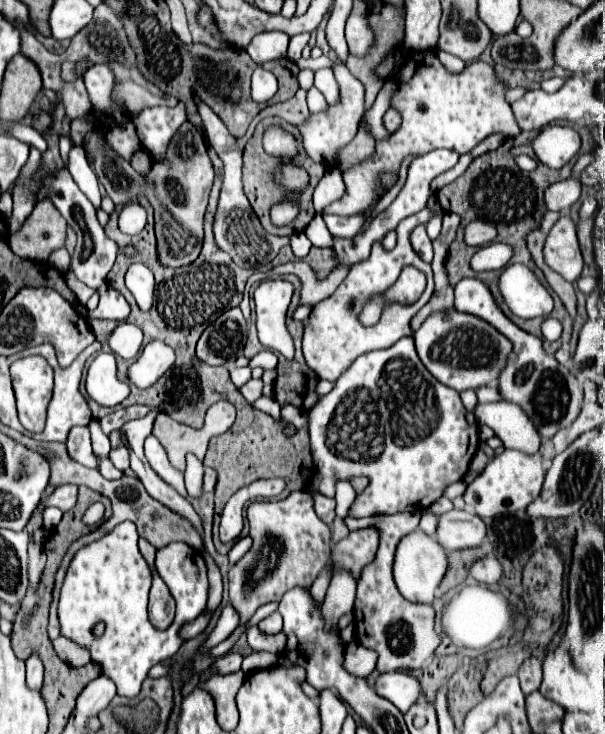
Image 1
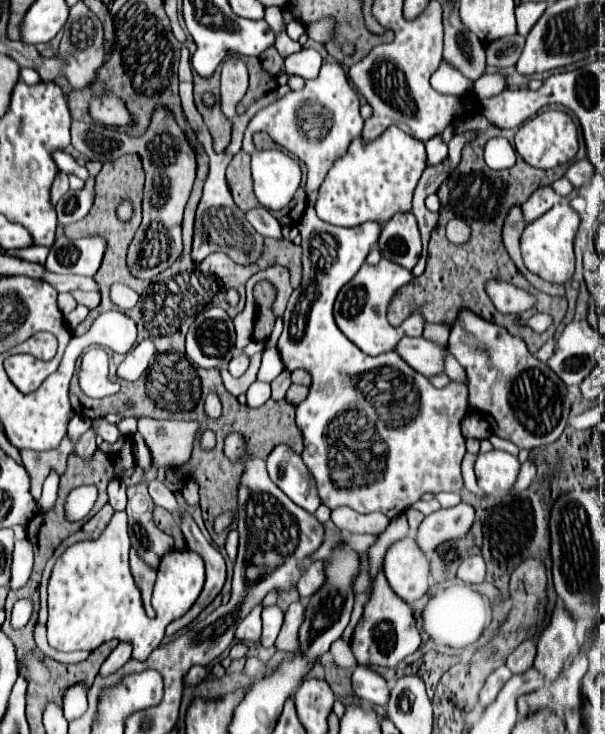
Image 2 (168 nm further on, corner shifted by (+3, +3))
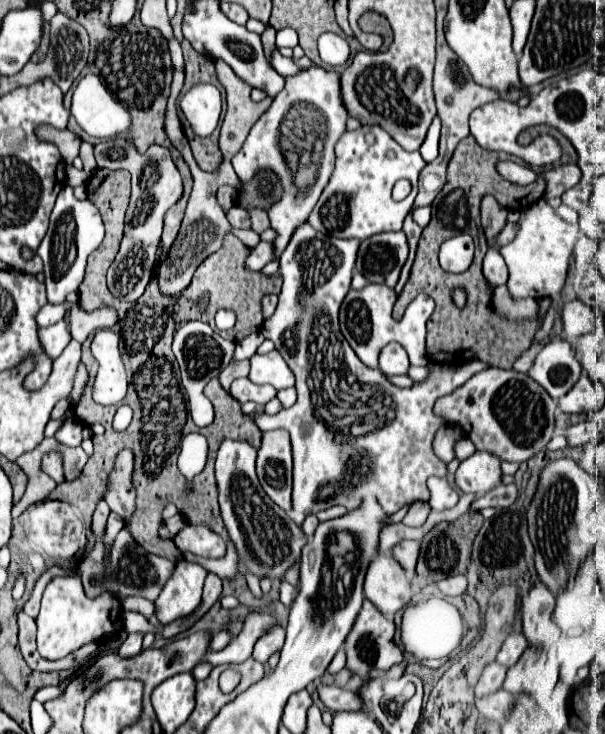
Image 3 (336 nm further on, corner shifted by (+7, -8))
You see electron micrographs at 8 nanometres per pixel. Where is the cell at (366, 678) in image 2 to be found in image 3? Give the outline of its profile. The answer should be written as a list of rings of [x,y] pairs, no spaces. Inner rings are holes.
[[[317,684],[317,692],[323,700],[323,704],[335,712],[353,712],[353,710],[363,710],[361,704],[361,696],[357,696],[357,692],[347,690],[347,688],[339,688],[339,686],[323,686]]]

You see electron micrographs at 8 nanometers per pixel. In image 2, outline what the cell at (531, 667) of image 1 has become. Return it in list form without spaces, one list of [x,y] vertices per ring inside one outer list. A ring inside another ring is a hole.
[[[525,639],[509,657],[507,657],[507,667],[511,669],[511,673],[523,673],[533,665],[533,657],[535,657],[535,641]]]

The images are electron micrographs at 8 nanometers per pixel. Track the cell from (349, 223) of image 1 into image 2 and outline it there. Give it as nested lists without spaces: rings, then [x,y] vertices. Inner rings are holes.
[[[387,127],[375,141],[363,141],[363,137],[355,137],[349,143],[349,149],[343,157],[339,157],[333,167],[329,169],[325,181],[319,187],[317,201],[315,201],[315,211],[319,219],[325,223],[333,223],[339,227],[357,227],[365,221],[389,221],[391,215],[395,213],[407,213],[411,211],[411,199],[413,191],[419,183],[419,177],[425,169],[425,147],[421,141],[413,139],[411,135],[403,133],[397,127]]]

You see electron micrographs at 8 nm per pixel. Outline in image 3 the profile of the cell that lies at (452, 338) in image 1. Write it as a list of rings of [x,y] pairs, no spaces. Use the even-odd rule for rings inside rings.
[[[387,344],[379,356],[379,370],[387,376],[401,376],[409,372],[409,356],[401,344]]]

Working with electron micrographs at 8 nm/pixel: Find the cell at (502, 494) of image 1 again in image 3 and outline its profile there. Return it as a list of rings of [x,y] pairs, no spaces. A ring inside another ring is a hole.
[[[475,452],[471,458],[461,462],[455,480],[463,492],[481,496],[501,484],[501,460],[489,452]]]

